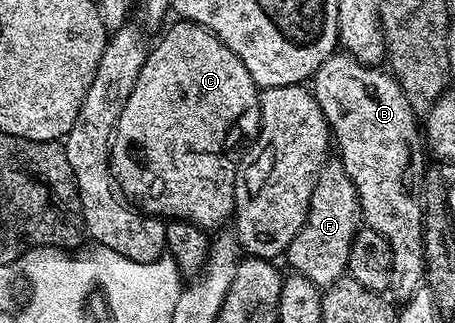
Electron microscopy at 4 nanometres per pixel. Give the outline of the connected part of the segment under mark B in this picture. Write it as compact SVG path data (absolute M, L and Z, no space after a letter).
M334 51L332 55L325 60L316 73L311 78L311 92L313 98L319 103L319 107L325 116L325 122L329 124L331 130L332 140L341 148L339 160L341 166L347 171L347 175L351 179L351 183L357 188L357 198L361 204L361 216L364 224L370 229L379 231L387 239L387 243L391 243L391 251L393 252L393 266L391 267L391 283L389 284L388 292L392 294L398 302L404 303L408 301L409 297L416 293L418 289L422 288L425 280L425 260L423 259L423 223L421 222L421 210L423 208L423 201L419 194L423 189L423 182L427 176L425 170L425 159L427 160L426 150L423 148L423 133L419 128L418 114L413 112L411 103L407 103L407 95L403 95L403 91L399 87L399 83L394 79L392 73L386 71L381 67L374 67L372 65L364 65L359 59L355 59L347 52Z

